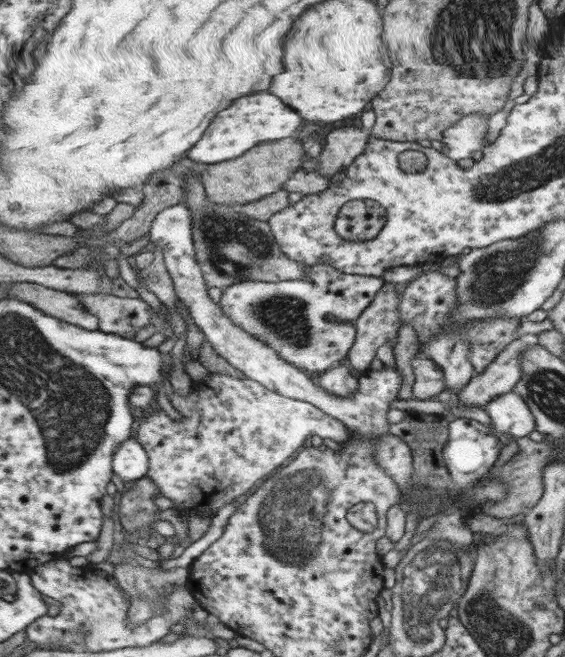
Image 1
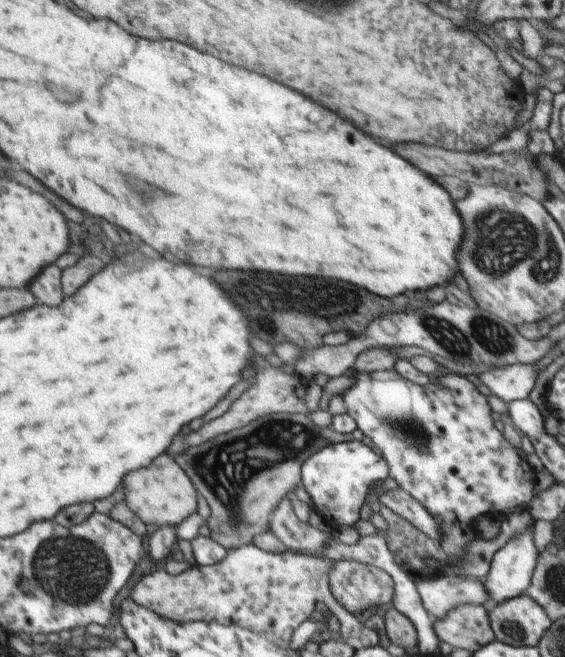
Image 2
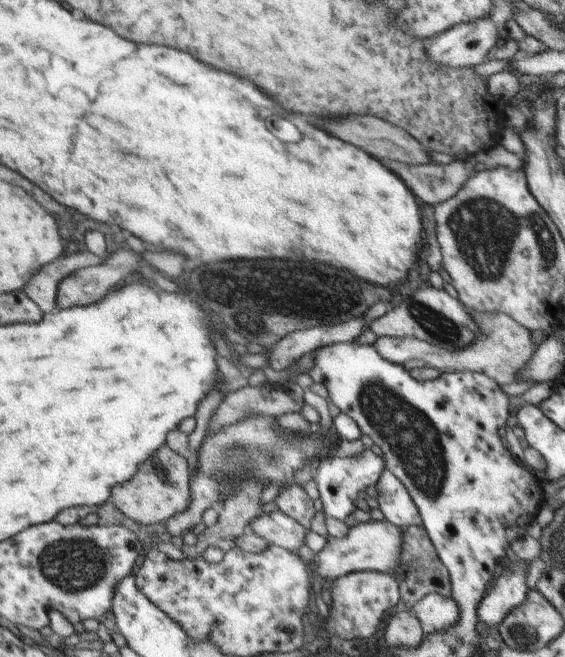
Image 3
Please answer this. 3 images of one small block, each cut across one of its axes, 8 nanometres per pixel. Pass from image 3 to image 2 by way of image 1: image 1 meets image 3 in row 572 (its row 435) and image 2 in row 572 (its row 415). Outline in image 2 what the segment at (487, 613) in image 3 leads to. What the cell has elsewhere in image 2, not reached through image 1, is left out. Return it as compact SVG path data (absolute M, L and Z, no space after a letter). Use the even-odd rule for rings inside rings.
M532 530L517 532L505 546L502 546L494 553L490 564L490 571L486 576L486 592L490 594L490 604L500 604L504 600L512 600L517 596L526 595L526 590L530 588L532 574L537 563L538 550L534 542Z

